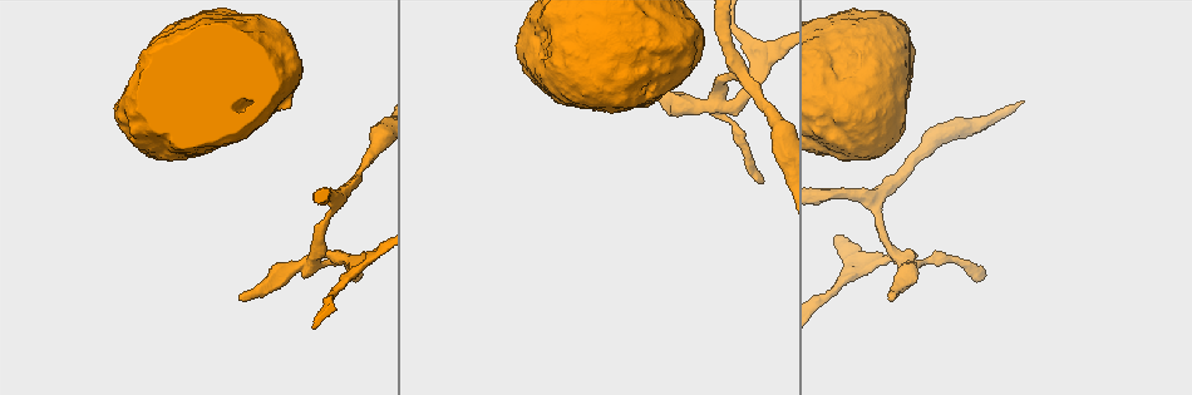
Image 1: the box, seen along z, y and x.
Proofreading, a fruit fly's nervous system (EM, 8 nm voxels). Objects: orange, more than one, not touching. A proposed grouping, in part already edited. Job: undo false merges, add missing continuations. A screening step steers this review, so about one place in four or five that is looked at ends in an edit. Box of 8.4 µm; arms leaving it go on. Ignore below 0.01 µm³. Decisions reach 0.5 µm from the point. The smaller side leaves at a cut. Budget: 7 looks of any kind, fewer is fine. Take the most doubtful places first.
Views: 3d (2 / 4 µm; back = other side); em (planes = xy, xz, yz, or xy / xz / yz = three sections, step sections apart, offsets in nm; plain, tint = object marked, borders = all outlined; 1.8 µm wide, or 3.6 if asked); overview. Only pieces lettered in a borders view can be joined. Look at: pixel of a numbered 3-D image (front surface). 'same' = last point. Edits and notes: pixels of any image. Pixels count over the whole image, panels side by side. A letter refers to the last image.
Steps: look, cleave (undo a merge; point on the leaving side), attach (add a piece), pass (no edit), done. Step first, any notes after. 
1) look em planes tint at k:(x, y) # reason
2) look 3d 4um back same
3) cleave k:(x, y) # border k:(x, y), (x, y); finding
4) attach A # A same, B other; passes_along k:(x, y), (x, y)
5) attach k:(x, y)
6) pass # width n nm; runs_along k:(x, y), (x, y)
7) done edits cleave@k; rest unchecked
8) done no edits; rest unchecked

look em xz step 4 plain at 1:(896, 255) # four or more arms meet

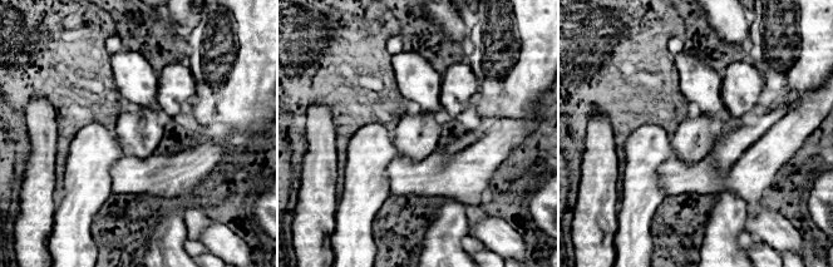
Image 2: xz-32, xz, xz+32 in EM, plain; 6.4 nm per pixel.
look em xz step 4 tint same

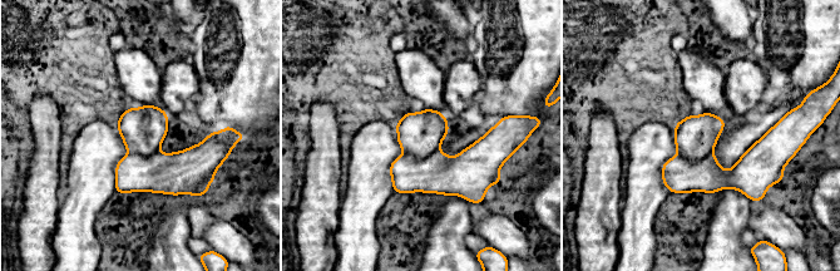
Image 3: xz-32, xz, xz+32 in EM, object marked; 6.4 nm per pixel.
look em xz step 4 borders same # see the neighbours

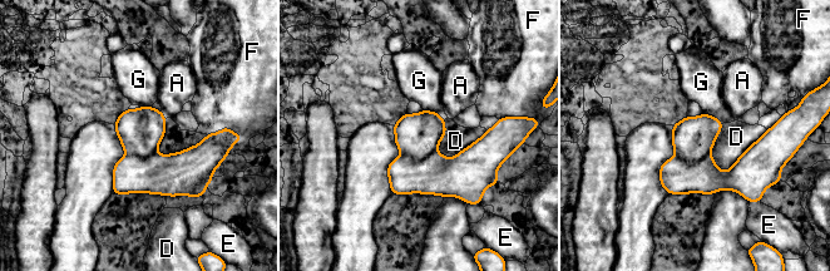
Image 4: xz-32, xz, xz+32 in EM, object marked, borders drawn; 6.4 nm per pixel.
cleave 4:(436, 175) # A other, D other, E other, F other, G other; a second cell is stuck on

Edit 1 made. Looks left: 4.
look 3d 2um at 1:(763, 182) # thin end

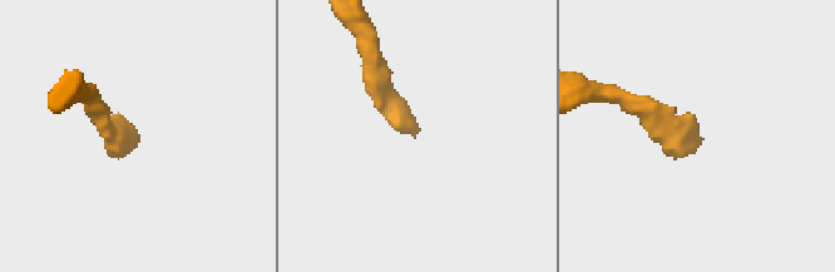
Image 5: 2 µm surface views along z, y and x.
look em planes borders at 5:(700, 139) # need the tissue

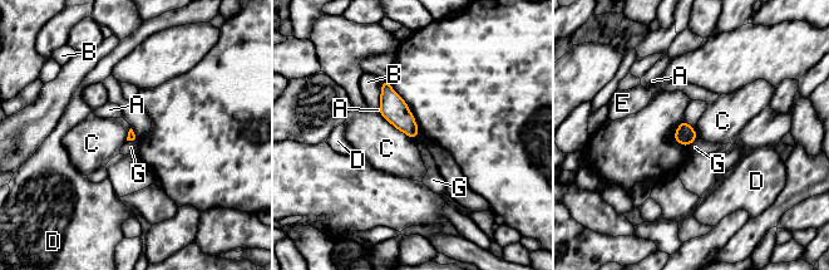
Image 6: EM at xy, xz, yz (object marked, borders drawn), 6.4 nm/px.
pass # A other, B other, C other, D other, E other, G other; border 6:(379, 114), (413, 140); none of them fits

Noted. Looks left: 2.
done edits cleave@4; rest unchecked

